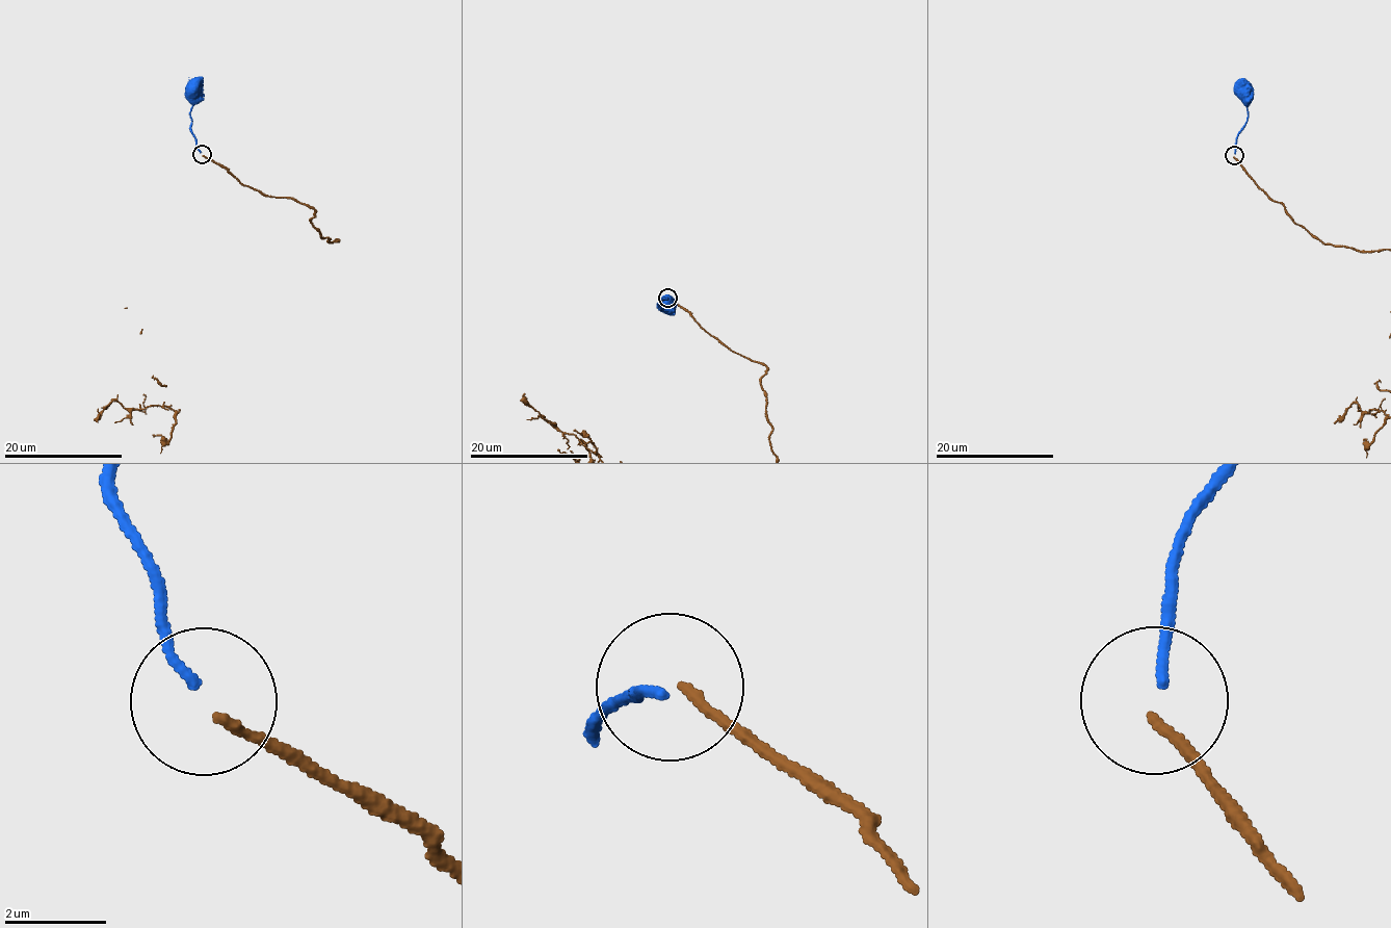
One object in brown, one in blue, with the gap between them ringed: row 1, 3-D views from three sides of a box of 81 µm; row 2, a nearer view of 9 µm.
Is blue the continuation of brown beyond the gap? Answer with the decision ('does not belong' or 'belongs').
belongs

